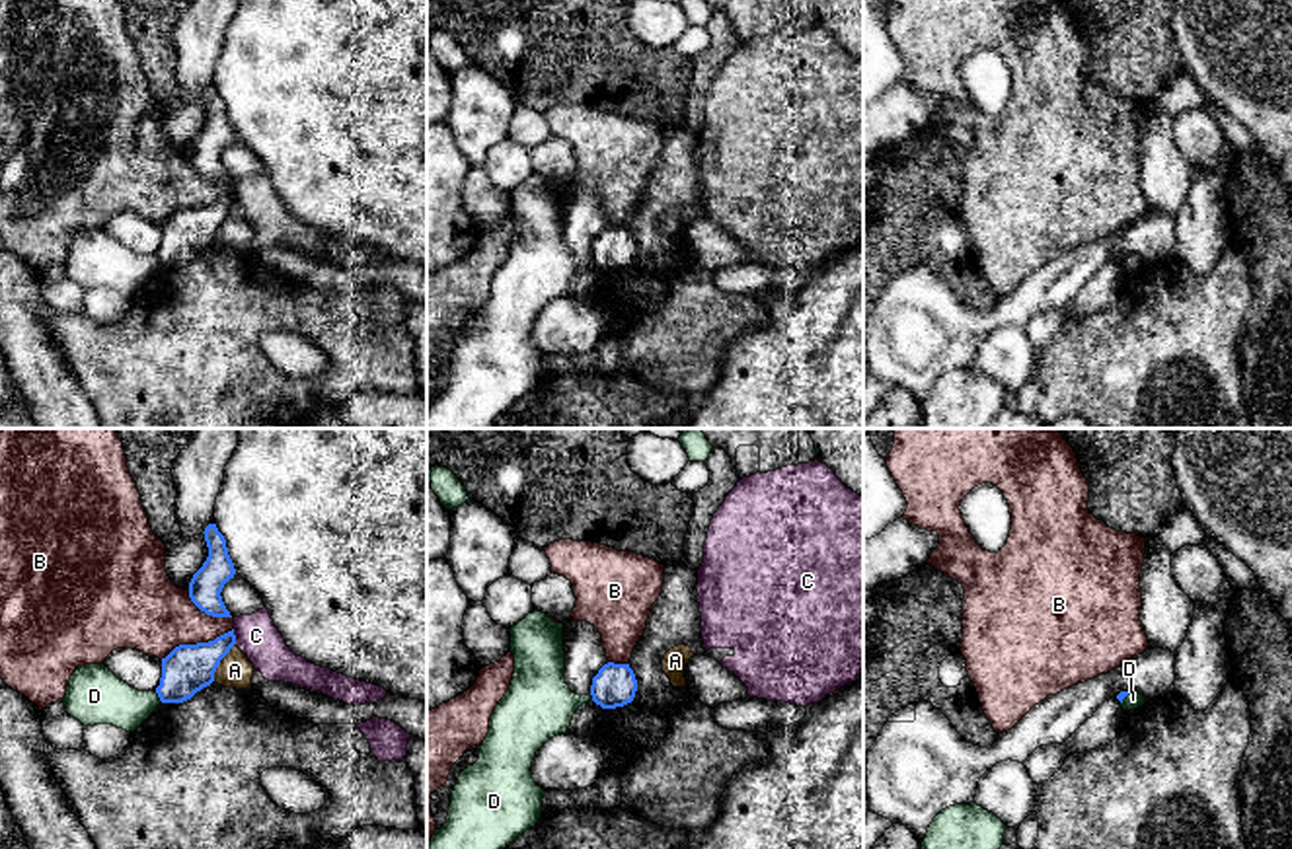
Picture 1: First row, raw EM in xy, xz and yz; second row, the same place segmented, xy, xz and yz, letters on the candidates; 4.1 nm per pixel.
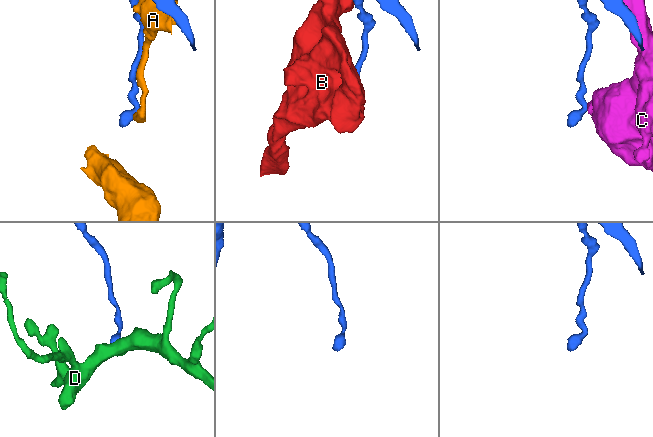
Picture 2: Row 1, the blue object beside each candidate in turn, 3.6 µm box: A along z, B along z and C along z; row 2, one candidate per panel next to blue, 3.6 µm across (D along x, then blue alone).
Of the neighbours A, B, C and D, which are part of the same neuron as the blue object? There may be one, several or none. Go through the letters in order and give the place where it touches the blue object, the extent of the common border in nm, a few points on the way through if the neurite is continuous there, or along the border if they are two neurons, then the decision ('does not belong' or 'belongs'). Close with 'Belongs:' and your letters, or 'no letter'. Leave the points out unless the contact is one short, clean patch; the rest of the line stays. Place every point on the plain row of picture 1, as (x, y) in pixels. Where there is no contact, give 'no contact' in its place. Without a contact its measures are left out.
A: contact xy (219, 226); length 180 nm; does not belong
B: contact xy (197, 207); length 340 nm; does not belong
C: contact xy (234, 201); length 70 nm; does not belong
D: contact xy (158, 259); length 60 nm; border xy (154, 256), (162, 265); does not belong
Belongs: no letter

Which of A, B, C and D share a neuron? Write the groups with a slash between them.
A / B / C / D

